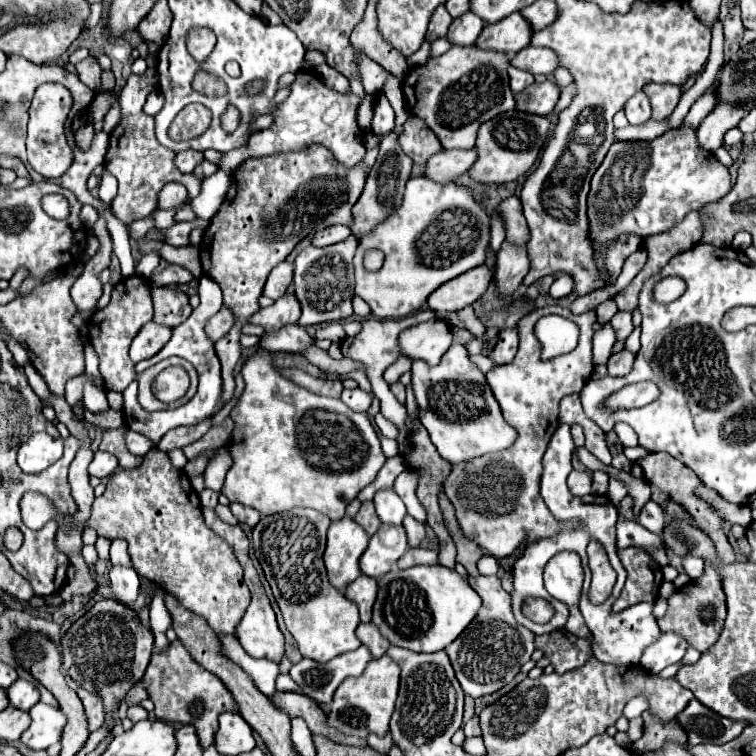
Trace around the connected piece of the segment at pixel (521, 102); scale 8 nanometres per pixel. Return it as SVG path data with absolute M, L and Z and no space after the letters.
M548 79L544 83L532 83L530 87L526 87L526 91L514 95L516 109L534 115L548 115L548 111L554 109L558 97L560 87L554 87L554 79Z

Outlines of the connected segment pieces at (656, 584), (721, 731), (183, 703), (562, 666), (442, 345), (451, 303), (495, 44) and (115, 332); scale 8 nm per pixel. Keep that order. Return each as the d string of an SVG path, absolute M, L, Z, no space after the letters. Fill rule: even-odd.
M626 547L618 551L618 557L628 573L626 585L618 599L624 599L622 603L642 603L642 601L654 601L658 595L658 589L662 585L662 569L658 563L650 559L646 551L640 547Z
M692 699L686 711L676 717L680 725L688 733L688 743L698 745L698 743L726 743L736 739L742 729L746 729L750 723L748 721L732 721L728 717L716 715L712 709L704 707L700 701Z
M180 639L172 641L170 649L166 653L154 653L152 661L146 669L146 675L142 679L146 689L150 687L150 699L156 705L156 717L160 721L178 721L196 727L196 735L202 749L208 749L214 743L214 733L218 729L218 717L220 713L234 711L238 713L238 705L232 697L232 693L226 689L224 683L210 671L206 671L202 665L198 665ZM146 677L150 677L150 685L146 683Z
M566 629L548 633L548 635L538 635L534 643L536 643L536 649L540 649L544 657L550 659L550 663L554 665L554 671L560 675L576 667L582 667L592 657L590 643L586 639L572 635Z
M434 319L410 327L400 333L398 345L400 355L416 361L426 361L428 365L438 365L442 355L448 351L452 343L452 333L446 321Z
M486 265L474 267L448 283L442 283L430 297L428 297L428 307L432 311L458 311L466 305L472 305L486 289L492 279L492 271Z
M514 13L494 25L484 25L482 33L476 39L476 45L478 49L514 55L526 45L530 45L530 37L532 27L526 23L524 17L520 17L520 13Z
M132 275L122 279L112 289L112 299L104 309L98 309L88 319L88 343L94 347L100 359L100 373L104 377L106 391L124 391L134 379L134 363L128 357L128 347L140 327L152 319L152 295L150 281L140 275Z

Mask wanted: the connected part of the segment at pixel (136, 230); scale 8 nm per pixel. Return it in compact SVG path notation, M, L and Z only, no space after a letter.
M146 217L146 219L140 219L140 221L132 221L132 223L128 225L128 233L130 233L130 235L144 235L150 227L154 227L154 225L152 225L152 219Z

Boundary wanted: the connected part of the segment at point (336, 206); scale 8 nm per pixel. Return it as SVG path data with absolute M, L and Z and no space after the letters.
M314 145L306 151L290 153L290 155L270 155L262 159L248 159L240 163L232 173L232 183L226 193L226 199L222 207L218 209L218 215L210 219L210 227L204 231L202 239L202 251L200 261L204 273L214 279L224 295L224 305L234 313L236 323L234 327L216 341L216 351L222 363L222 399L220 407L224 407L234 393L234 367L240 359L240 335L242 325L260 309L258 297L262 295L262 287L266 283L268 273L286 259L286 255L296 247L298 241L302 241L306 235L312 235L324 227L330 225L352 225L352 207L358 201L366 181L366 171L356 167L342 167L340 163L334 163L334 157L326 147Z

